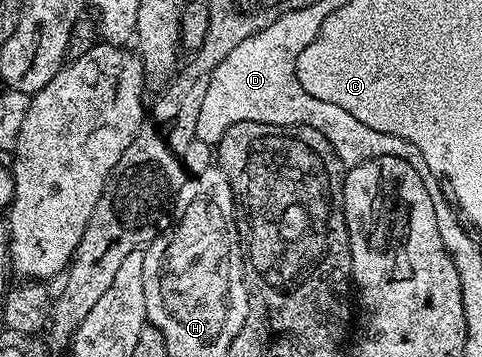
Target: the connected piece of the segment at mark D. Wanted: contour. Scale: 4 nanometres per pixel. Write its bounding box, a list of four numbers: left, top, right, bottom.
[196,34,411,170]

